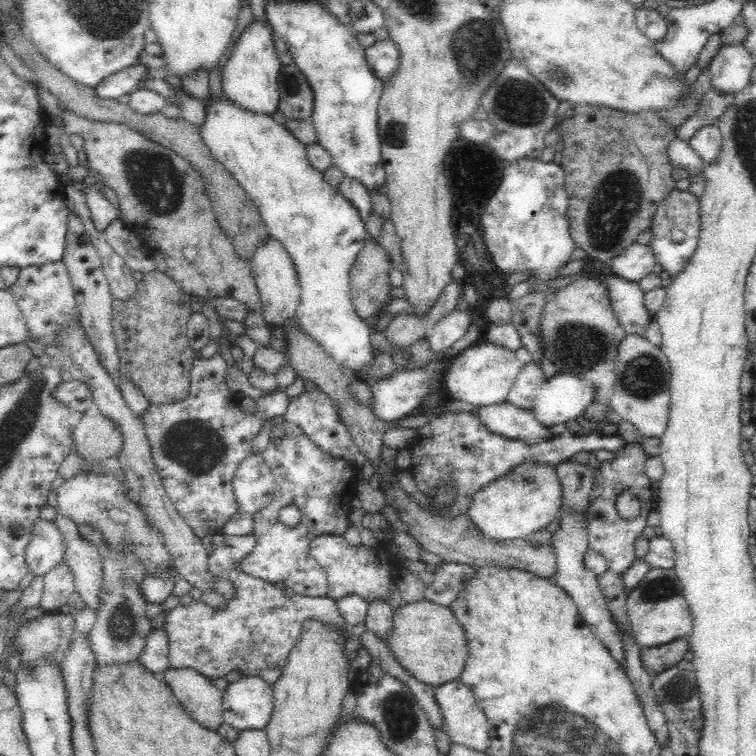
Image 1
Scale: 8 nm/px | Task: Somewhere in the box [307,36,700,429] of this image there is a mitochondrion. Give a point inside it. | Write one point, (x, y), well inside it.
(616, 201)

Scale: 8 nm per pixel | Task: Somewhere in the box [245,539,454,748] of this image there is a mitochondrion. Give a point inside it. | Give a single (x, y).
(401, 721)

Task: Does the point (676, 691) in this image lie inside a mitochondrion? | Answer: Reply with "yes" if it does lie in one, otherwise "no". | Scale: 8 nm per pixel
yes

